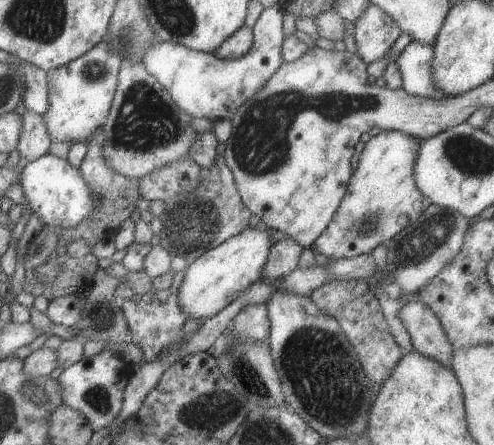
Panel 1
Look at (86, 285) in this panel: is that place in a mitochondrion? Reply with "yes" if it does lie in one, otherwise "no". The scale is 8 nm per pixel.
no

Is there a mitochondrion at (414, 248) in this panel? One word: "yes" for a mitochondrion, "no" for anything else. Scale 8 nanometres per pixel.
yes

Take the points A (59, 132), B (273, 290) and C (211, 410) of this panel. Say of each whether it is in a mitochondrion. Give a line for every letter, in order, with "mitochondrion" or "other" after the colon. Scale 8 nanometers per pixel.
A: other
B: other
C: mitochondrion

